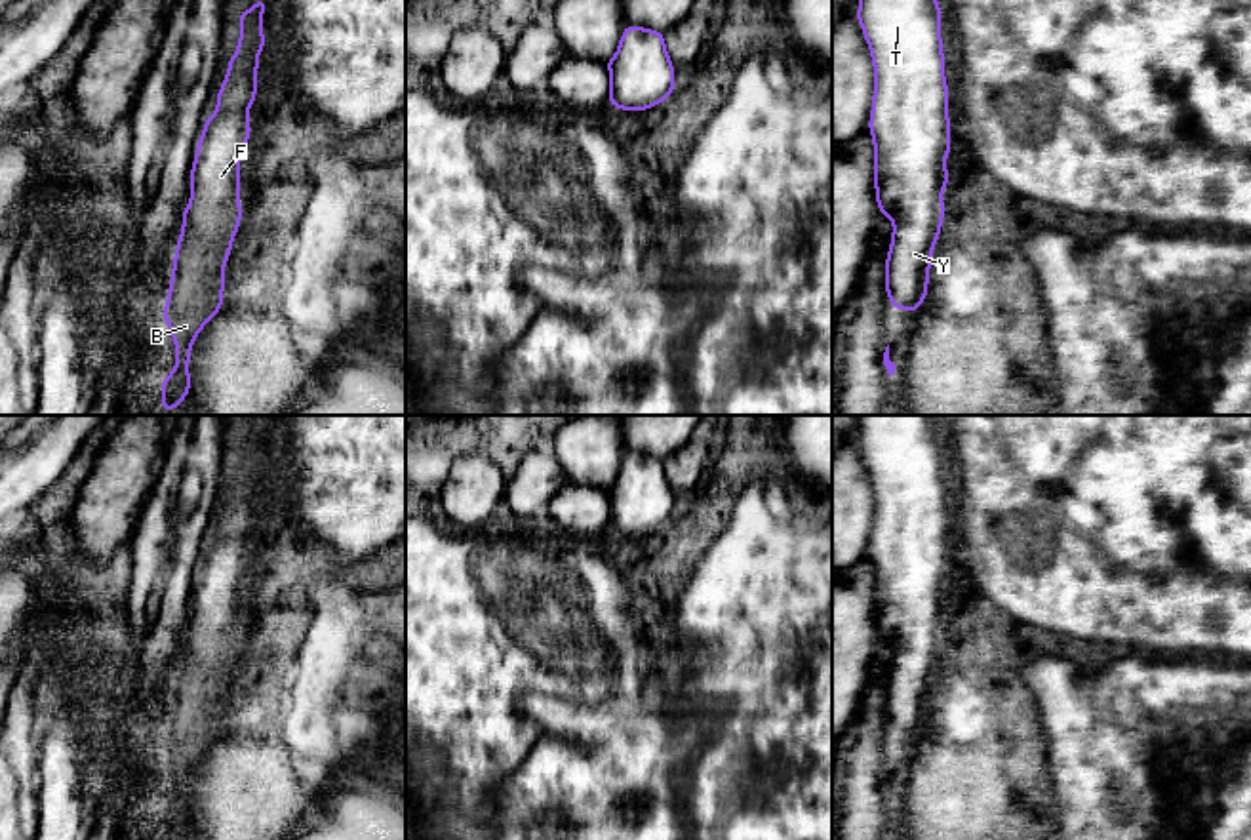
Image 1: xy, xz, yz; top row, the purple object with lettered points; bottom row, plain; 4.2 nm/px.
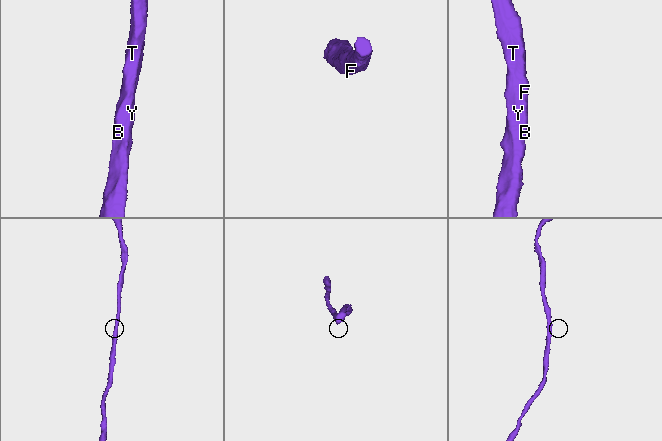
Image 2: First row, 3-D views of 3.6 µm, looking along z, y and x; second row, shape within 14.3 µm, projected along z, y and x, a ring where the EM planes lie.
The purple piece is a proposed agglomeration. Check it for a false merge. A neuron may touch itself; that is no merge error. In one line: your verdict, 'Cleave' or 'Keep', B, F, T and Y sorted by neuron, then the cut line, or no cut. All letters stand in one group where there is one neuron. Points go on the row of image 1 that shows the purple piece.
Keep. Groups: B F T Y. No split

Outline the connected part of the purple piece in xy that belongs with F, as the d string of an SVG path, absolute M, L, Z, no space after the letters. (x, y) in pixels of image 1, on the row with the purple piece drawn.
M268 0L240 11L240 42L217 93L217 110L206 118L190 170L192 194L183 211L164 322L175 341L175 370L162 379L162 410L173 411L189 394L190 347L221 310L223 270L240 227L240 152L251 137L248 109L255 101L261 21Z

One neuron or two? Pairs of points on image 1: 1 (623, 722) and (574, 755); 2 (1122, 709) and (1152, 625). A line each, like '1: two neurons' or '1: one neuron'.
1: one neuron
2: two neurons

